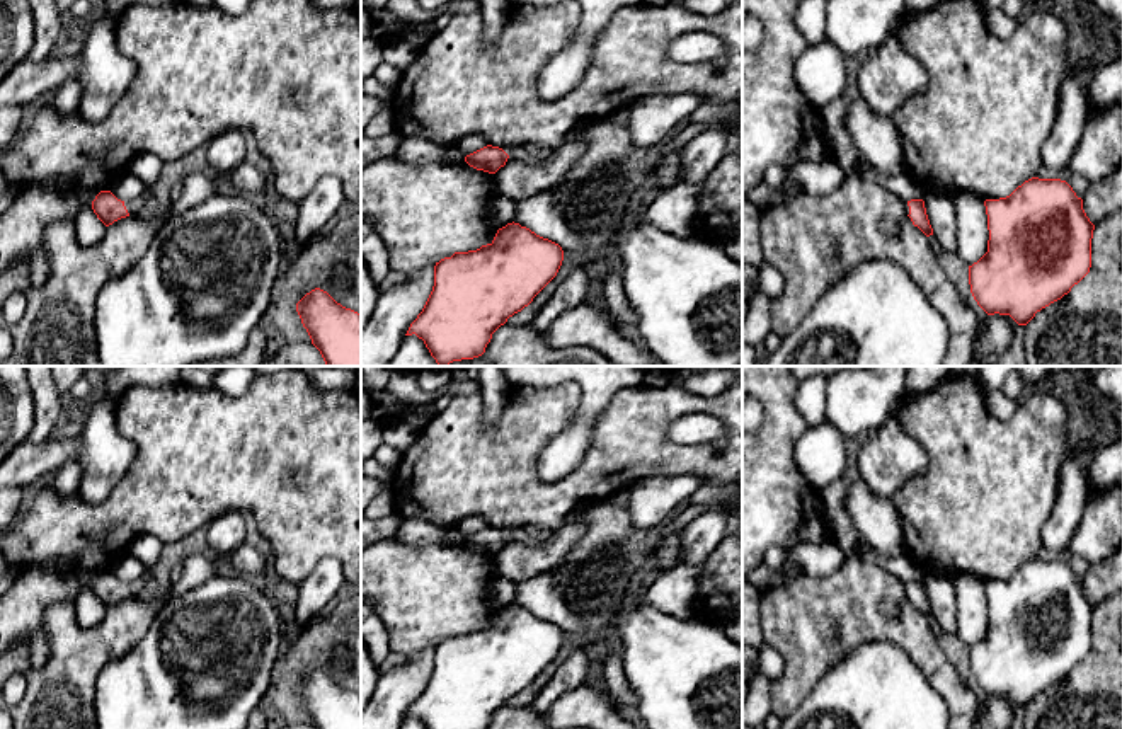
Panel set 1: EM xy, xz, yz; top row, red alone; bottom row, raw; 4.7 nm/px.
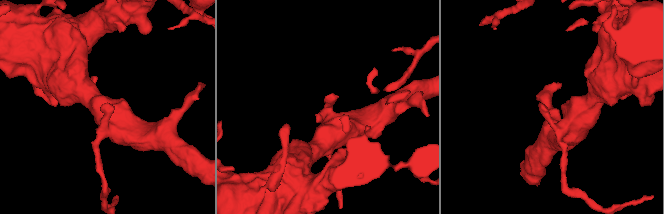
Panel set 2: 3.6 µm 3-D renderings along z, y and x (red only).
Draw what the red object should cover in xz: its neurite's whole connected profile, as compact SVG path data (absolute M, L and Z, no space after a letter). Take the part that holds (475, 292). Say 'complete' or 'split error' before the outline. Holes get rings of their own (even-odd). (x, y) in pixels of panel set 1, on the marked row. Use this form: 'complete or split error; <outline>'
complete; M507 223L490 244L436 262L432 291L405 336L422 339L439 366L478 358L492 334L557 276L562 261L558 244Z

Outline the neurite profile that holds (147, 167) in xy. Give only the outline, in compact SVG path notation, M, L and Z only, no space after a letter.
M141 153L133 158L128 172L136 175L146 187L150 187L158 179L160 169L162 160L158 157L155 157L153 153Z

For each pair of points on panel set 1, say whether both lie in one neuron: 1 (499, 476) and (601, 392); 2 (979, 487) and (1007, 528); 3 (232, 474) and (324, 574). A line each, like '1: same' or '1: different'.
1: different
2: same
3: different

